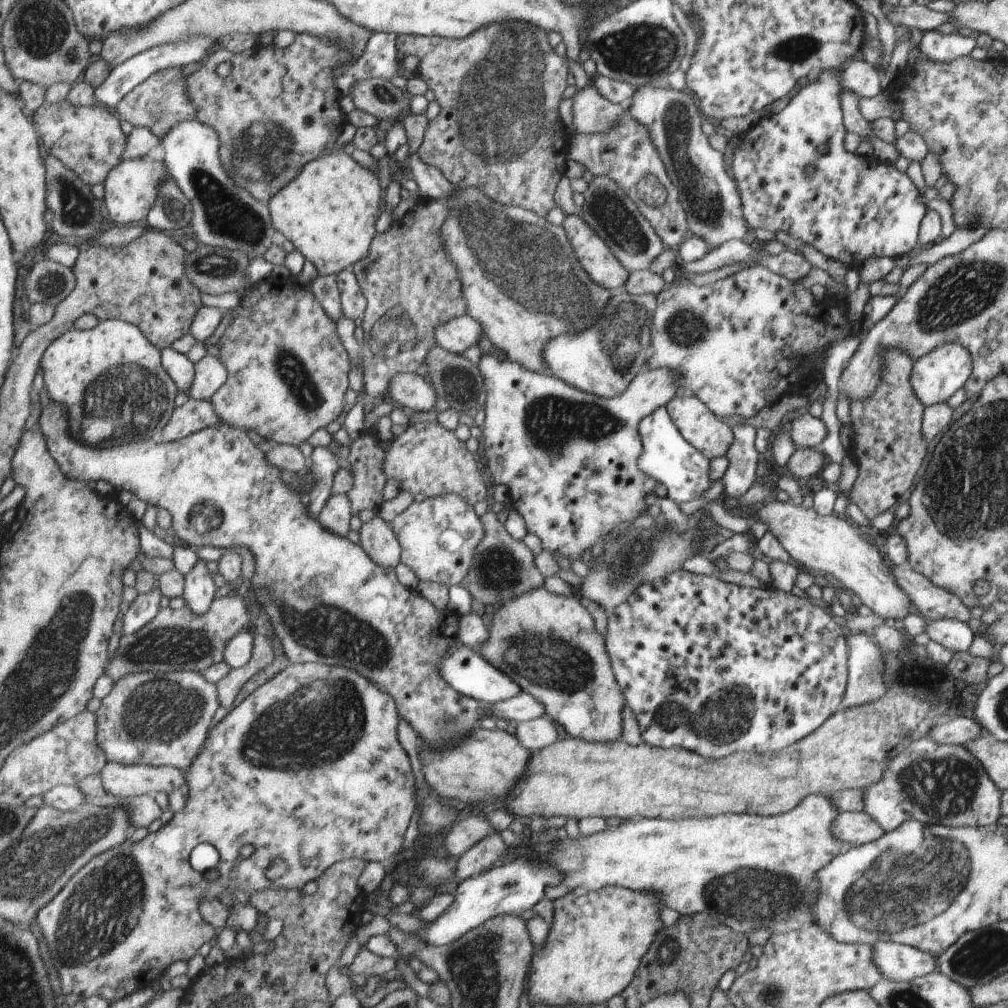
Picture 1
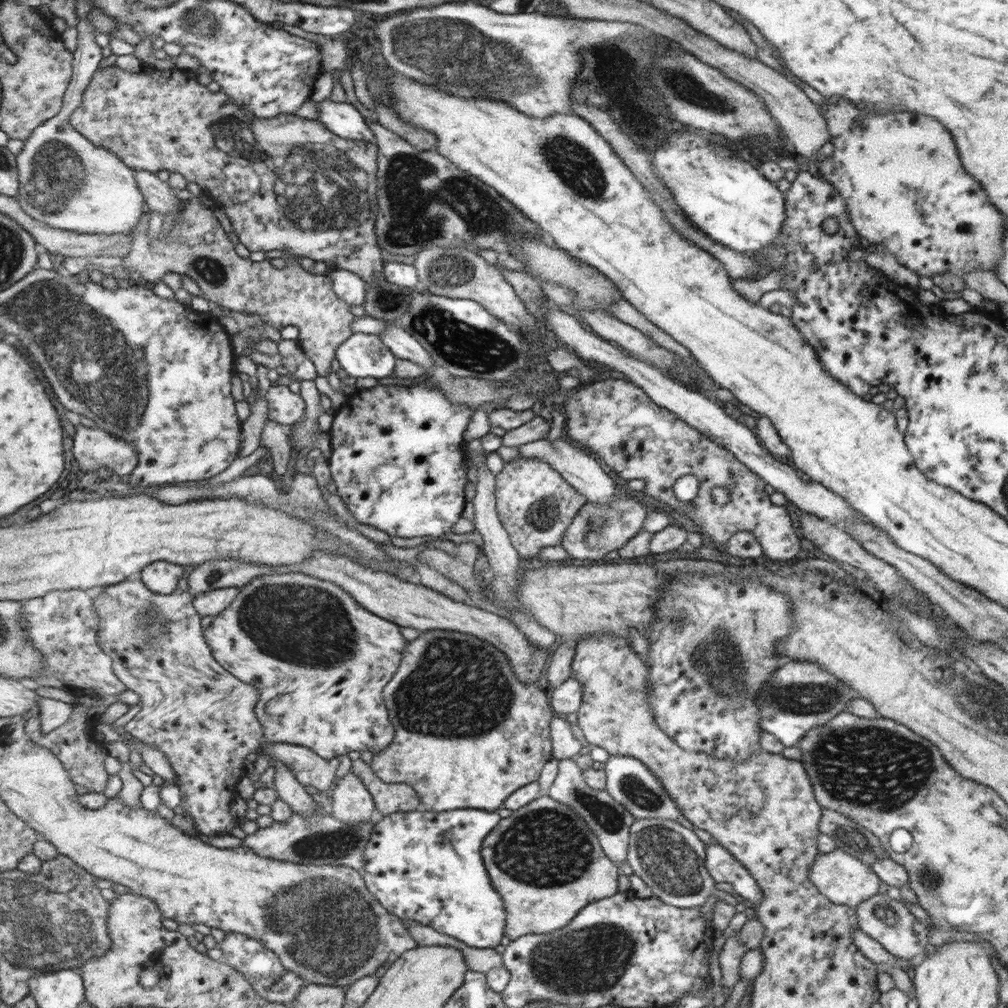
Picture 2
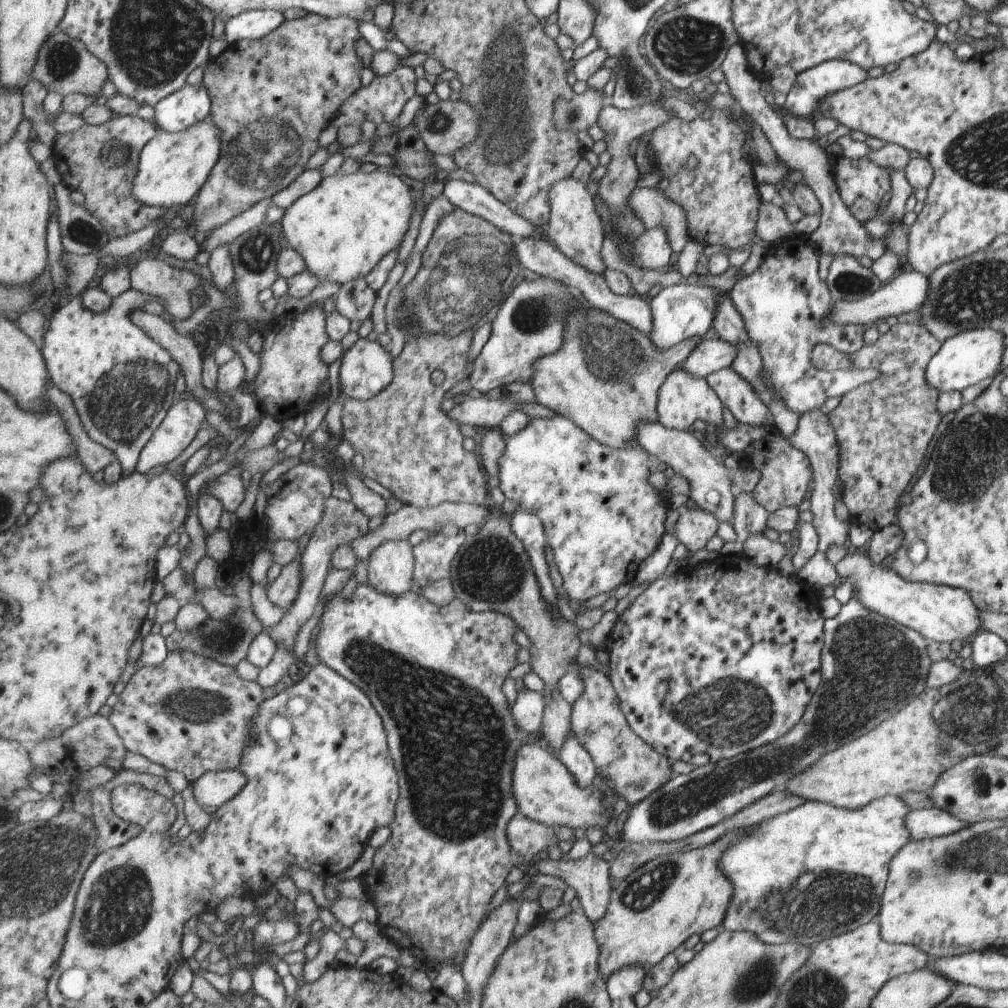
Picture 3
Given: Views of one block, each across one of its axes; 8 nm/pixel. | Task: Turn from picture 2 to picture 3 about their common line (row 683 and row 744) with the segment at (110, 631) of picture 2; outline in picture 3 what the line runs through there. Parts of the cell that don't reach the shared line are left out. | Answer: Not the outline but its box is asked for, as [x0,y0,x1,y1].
[108,650,263,783]

